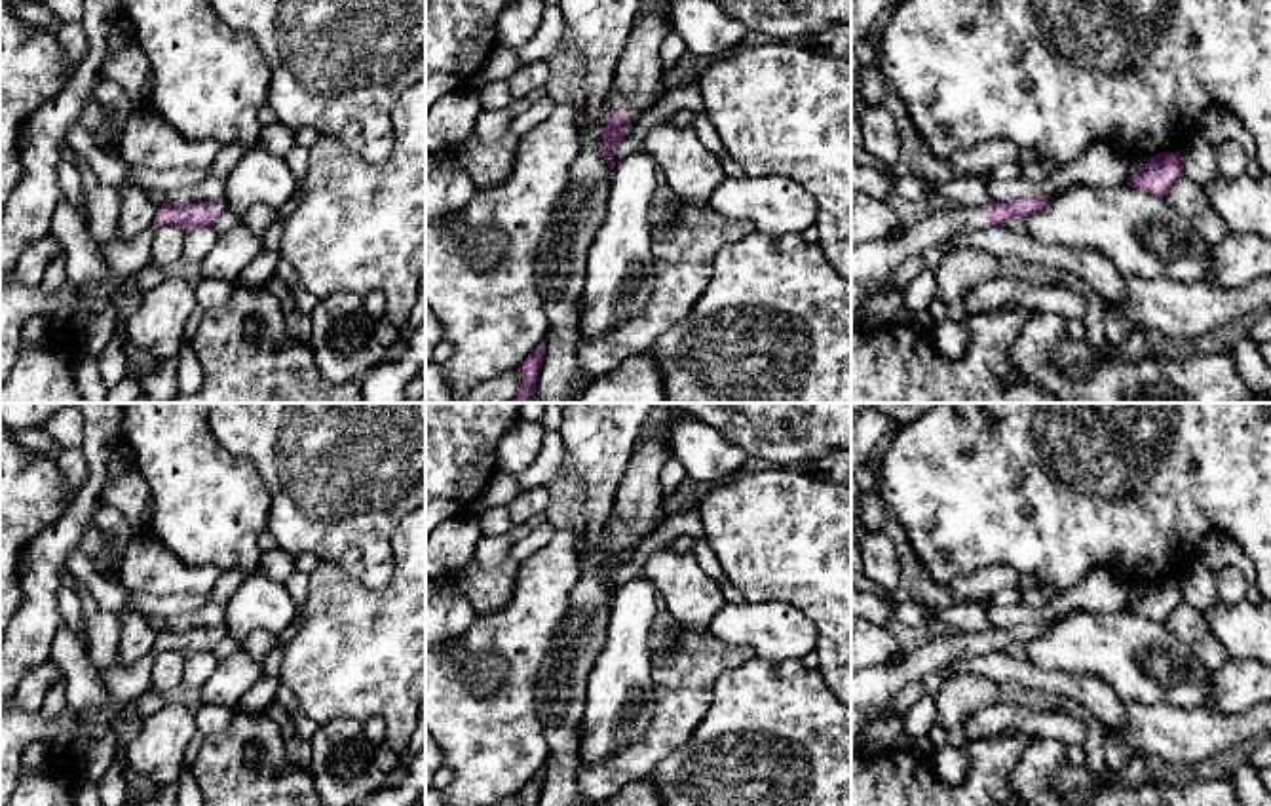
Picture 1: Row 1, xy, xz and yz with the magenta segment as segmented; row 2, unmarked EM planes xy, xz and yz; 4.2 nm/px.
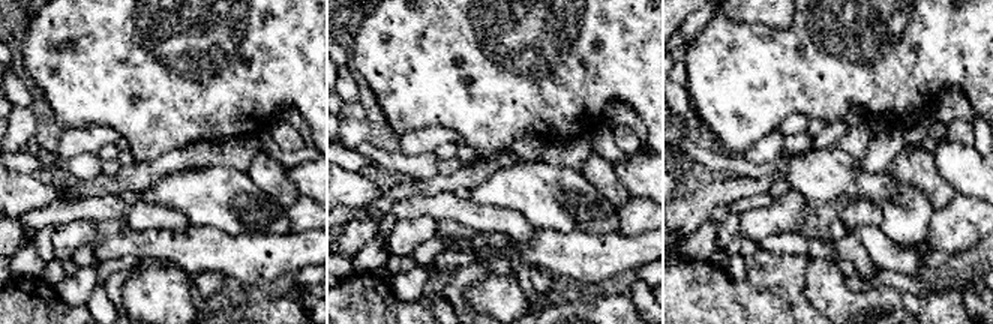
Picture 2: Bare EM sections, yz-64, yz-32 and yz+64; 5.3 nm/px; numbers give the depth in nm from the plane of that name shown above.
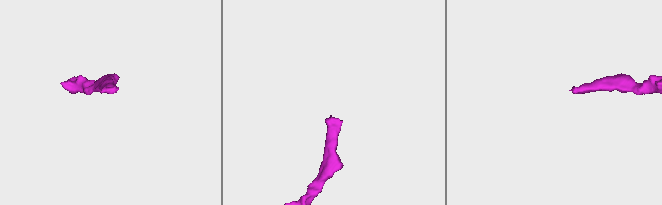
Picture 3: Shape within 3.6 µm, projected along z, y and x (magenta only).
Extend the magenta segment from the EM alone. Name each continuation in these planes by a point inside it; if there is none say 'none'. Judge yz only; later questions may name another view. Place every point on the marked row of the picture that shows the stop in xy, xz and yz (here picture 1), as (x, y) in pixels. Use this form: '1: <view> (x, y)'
1: yz (871, 261)

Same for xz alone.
1: xz (637, 82)

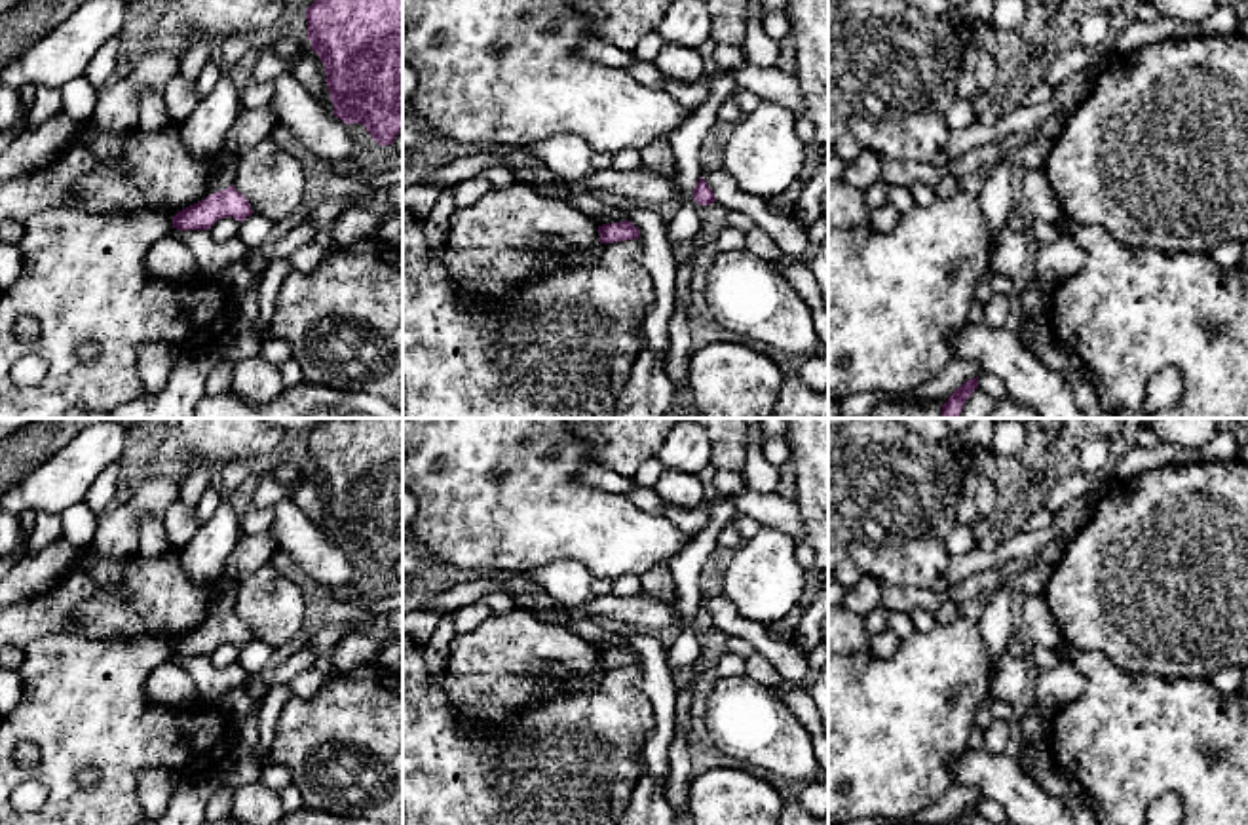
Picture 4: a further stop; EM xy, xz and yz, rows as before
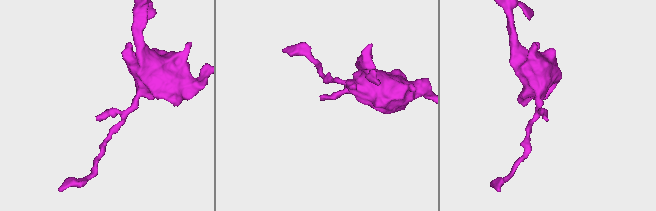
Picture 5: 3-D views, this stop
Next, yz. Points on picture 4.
none

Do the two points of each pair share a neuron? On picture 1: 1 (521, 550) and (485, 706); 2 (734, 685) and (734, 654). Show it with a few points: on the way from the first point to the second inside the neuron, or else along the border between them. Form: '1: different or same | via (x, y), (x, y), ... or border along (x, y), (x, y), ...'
1: different | border along (551, 537), (517, 565)
2: different | border along (757, 656), (730, 668), (717, 681), (709, 708)

